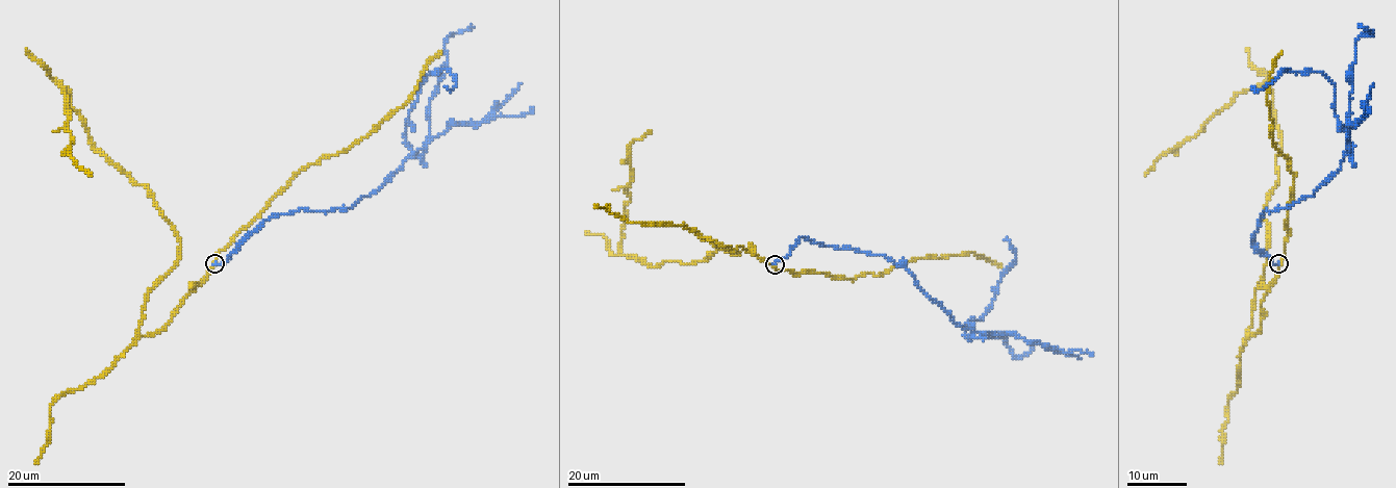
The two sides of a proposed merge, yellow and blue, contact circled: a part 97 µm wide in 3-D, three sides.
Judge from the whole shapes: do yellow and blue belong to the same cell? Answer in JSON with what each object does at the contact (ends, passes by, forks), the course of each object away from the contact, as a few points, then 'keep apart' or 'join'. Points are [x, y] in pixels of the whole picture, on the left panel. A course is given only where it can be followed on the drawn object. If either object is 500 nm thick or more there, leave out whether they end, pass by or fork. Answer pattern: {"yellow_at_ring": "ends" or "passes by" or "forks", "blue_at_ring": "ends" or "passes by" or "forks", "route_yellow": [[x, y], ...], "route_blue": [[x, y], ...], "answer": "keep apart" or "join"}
{"yellow_at_ring": "passes by", "blue_at_ring": "ends", "route_yellow": [[216, 263], [163, 328], [137, 333], [179, 238], [153, 194], [94, 145], [60, 84], [70, 155], [91, 175]], "route_blue": [[216, 263], [279, 214], [350, 209], [367, 197], [423, 154], [405, 133], [429, 74], [454, 77], [447, 87]], "answer": "keep apart"}

